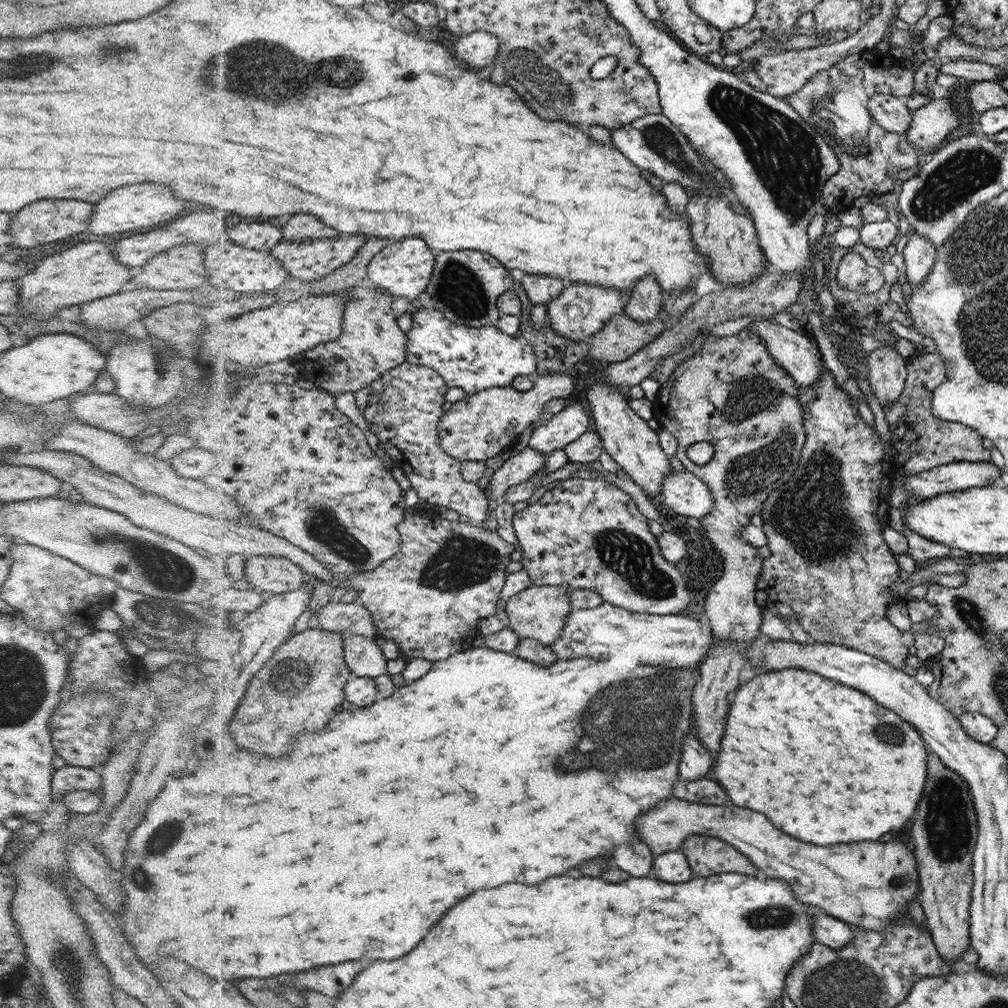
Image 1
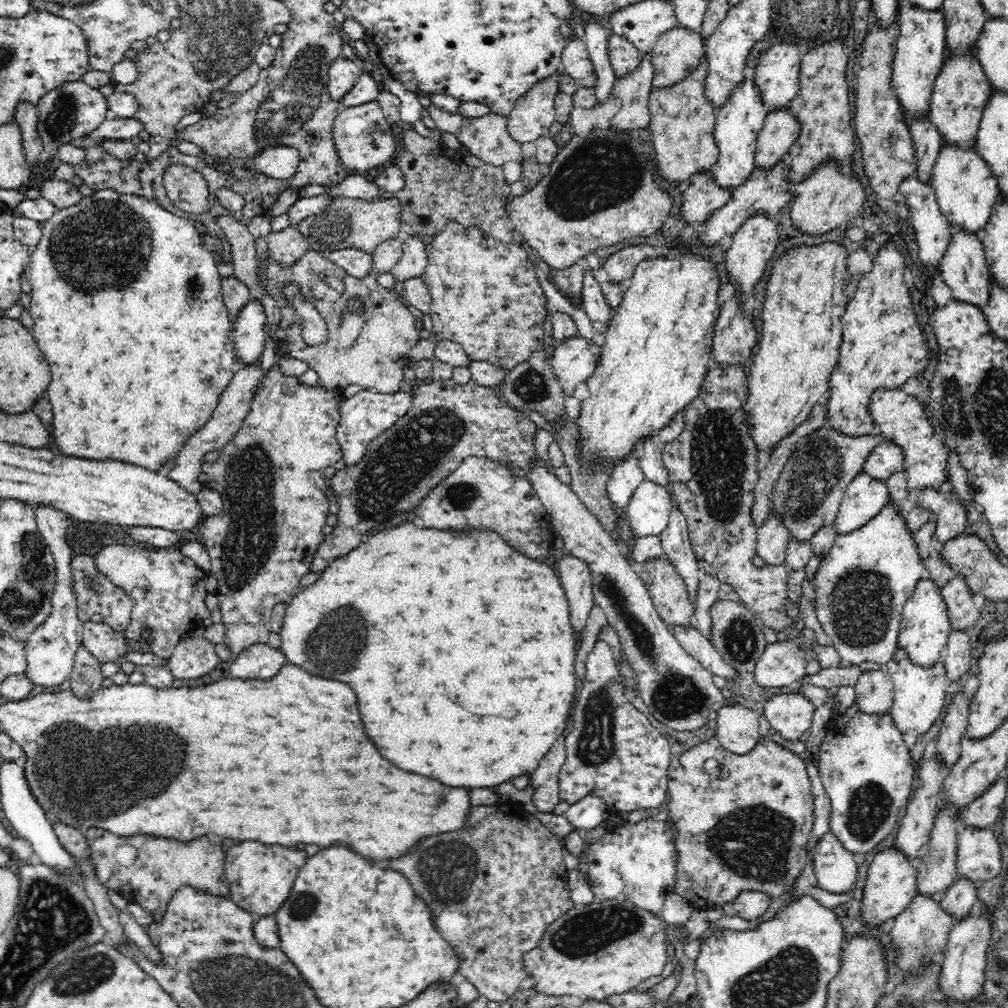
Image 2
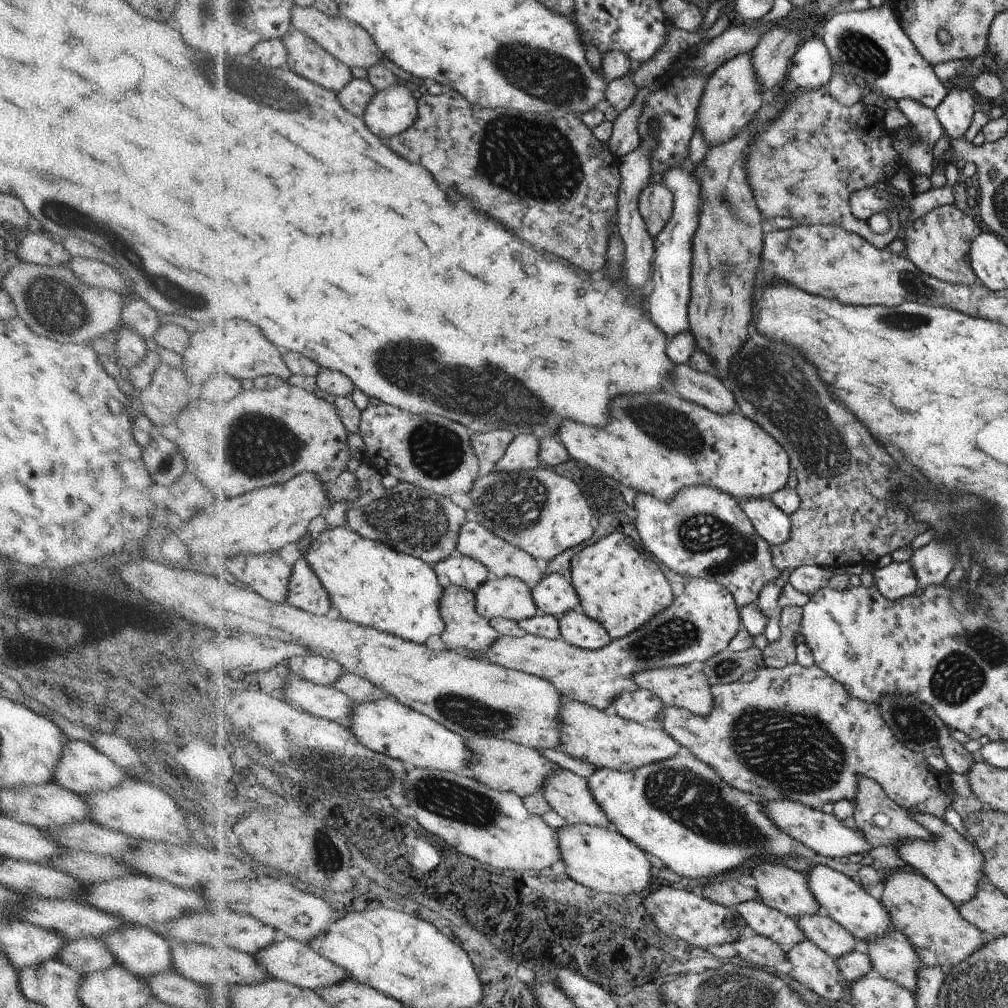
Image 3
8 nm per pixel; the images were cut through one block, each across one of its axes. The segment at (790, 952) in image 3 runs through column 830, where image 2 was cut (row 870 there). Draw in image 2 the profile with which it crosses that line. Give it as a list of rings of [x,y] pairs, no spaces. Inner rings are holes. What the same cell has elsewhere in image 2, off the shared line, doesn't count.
[[[967,826],[962,833],[958,834],[958,850],[956,852],[956,878],[966,877],[972,882],[990,880],[1000,872],[1003,866],[1000,845],[990,827],[976,829]]]

